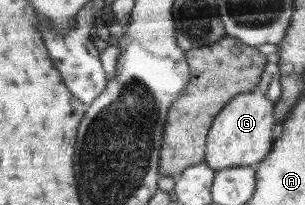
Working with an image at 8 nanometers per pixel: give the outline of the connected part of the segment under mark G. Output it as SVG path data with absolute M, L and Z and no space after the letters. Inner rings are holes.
M258 89L241 92L231 99L222 108L222 112L219 112L210 128L204 162L218 172L223 168L252 167L262 161L270 154L276 135L277 120L273 118L274 103Z

